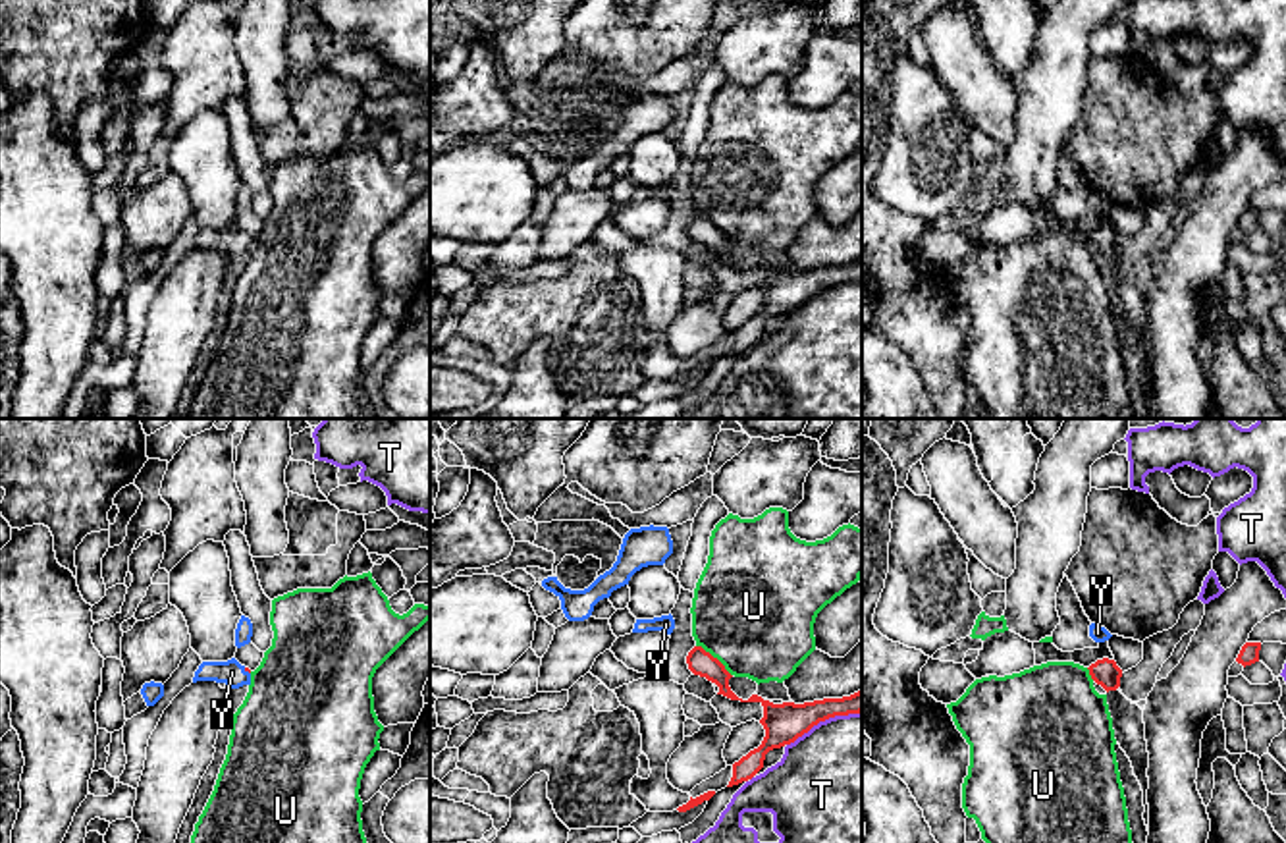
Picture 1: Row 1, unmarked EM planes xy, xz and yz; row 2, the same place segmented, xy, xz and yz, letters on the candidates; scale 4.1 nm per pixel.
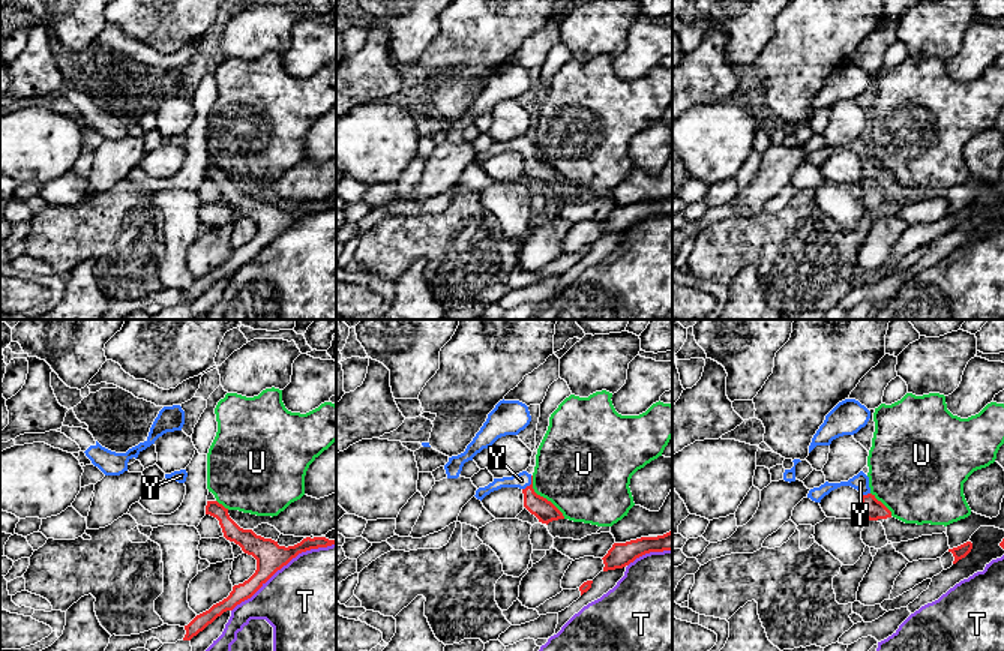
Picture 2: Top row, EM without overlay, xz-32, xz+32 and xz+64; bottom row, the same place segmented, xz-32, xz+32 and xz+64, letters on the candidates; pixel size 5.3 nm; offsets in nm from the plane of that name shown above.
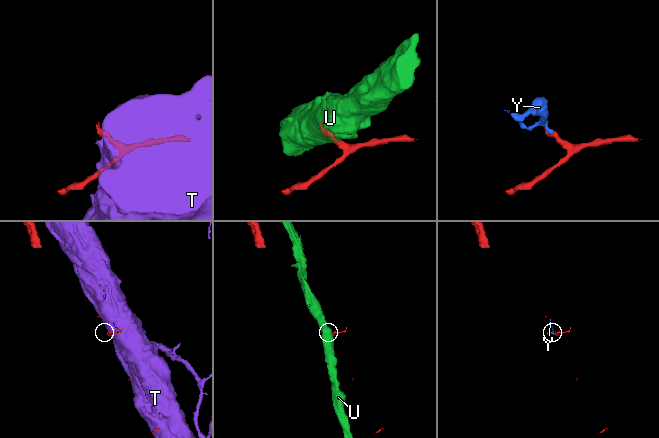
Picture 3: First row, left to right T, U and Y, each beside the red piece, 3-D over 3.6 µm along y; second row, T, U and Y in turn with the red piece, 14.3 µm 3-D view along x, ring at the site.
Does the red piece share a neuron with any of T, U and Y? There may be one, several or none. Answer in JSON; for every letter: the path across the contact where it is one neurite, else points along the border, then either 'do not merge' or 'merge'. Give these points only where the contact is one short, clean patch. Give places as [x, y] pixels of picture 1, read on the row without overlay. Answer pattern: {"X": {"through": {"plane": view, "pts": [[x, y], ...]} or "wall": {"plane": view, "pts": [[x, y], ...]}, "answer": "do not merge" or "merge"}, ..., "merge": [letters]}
{"T": {"answer": "do not merge"}, "U": {"wall": {"plane": "xz", "pts": [[696, 213], [708, 218], [731, 244]]}, "answer": "do not merge"}, "Y": {"through": {"plane": "xy", "pts": [[245, 236], [247, 238], [232, 240]]}, "answer": "merge"}, "merge": ["Y"]}

